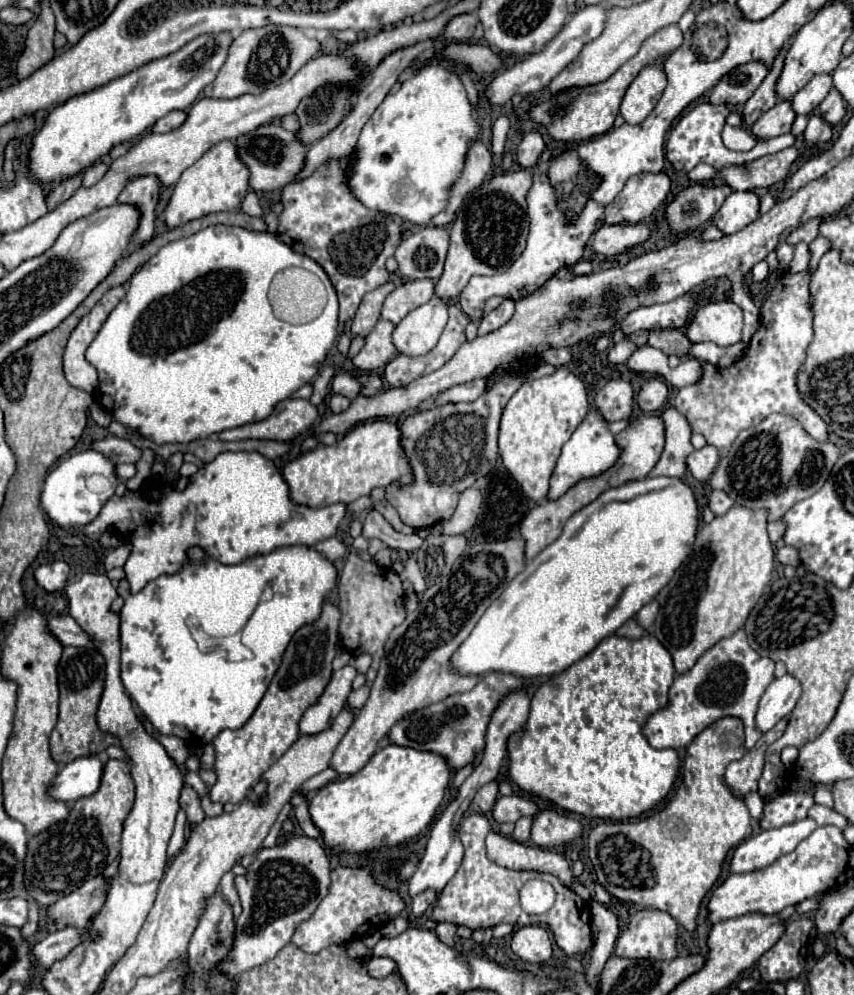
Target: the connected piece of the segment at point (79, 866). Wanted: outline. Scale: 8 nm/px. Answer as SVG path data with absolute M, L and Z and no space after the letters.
M108 759L100 789L90 797L78 799L72 805L70 817L66 821L56 823L42 835L30 837L26 855L26 893L42 907L48 907L82 887L90 875L92 879L102 875L120 853L120 835L132 803L134 781L130 777L128 765L118 759Z

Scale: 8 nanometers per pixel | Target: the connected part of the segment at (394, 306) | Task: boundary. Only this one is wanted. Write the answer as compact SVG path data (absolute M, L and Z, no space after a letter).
M430 279L404 281L384 301L382 319L398 325L412 309L428 303L434 295L434 283Z

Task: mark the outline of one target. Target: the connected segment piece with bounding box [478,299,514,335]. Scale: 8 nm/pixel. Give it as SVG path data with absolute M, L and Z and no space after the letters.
M506 299L502 301L500 307L496 307L490 315L486 315L482 321L480 321L480 329L478 329L478 335L488 335L490 331L496 331L500 329L504 323L510 321L510 317L514 315L514 301Z

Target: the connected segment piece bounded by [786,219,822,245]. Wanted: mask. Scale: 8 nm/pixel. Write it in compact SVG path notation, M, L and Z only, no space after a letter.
M810 219L810 221L804 223L802 227L794 229L794 231L788 235L786 243L790 243L790 245L798 245L800 241L804 241L804 243L814 241L814 239L818 237L818 227L820 227L820 223L822 223L822 219Z

